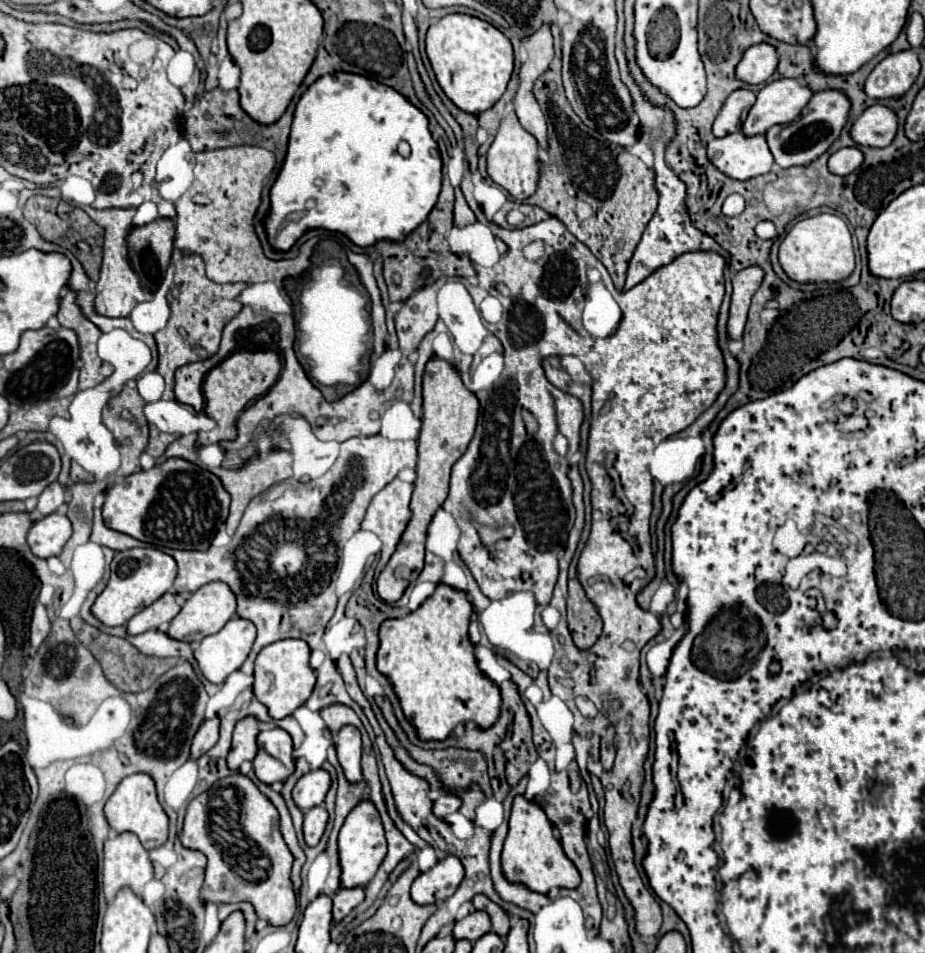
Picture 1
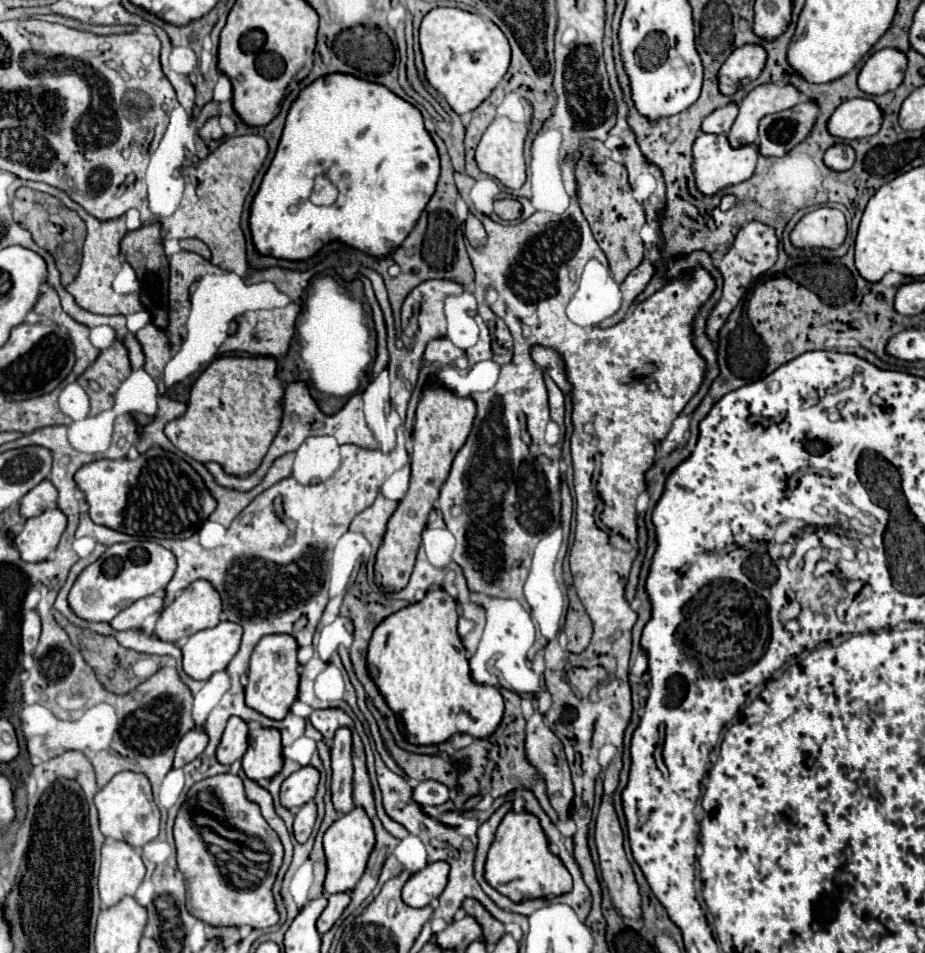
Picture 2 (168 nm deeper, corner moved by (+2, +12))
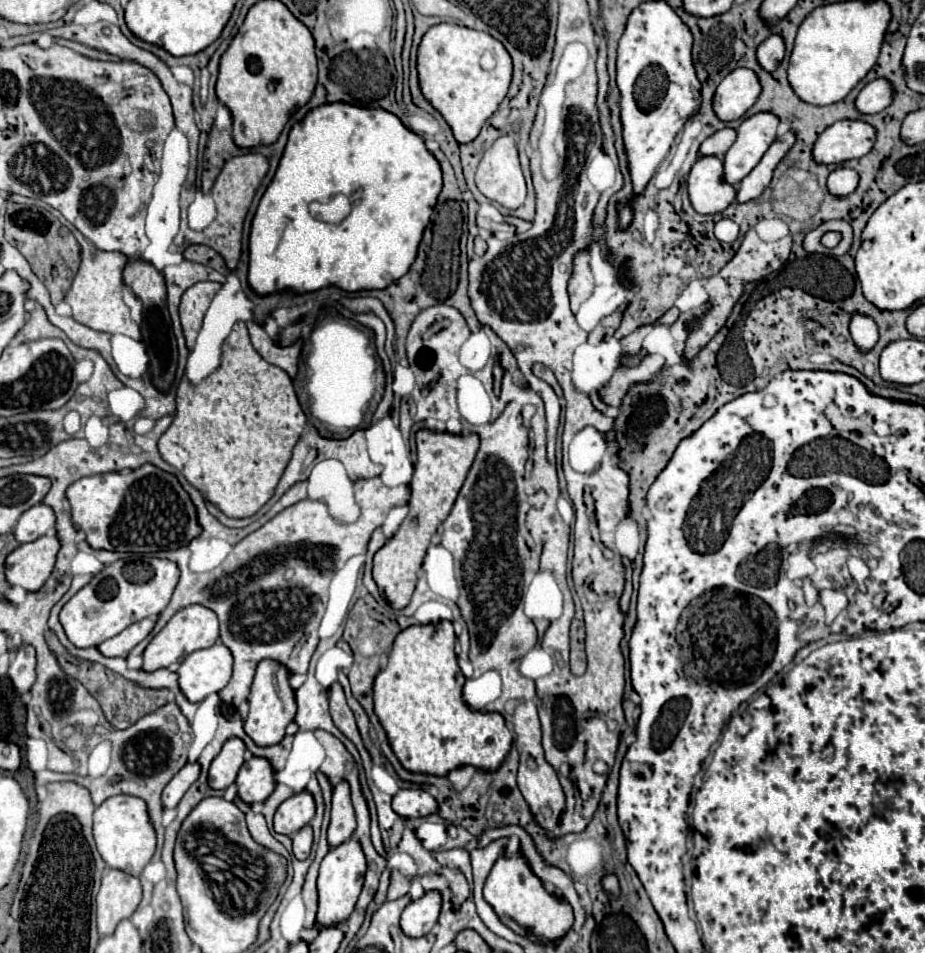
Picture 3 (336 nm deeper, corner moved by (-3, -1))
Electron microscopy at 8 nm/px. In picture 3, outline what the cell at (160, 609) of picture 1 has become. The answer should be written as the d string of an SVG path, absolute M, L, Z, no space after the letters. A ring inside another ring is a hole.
M142 619L126 627L120 635L110 637L104 643L100 643L98 649L106 657L126 657L152 629L154 629L154 619Z

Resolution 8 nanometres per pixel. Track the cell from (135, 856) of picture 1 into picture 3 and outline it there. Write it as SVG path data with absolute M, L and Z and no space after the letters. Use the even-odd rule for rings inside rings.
M108 869L102 877L102 887L96 897L98 931L100 935L114 933L122 919L132 917L142 899L142 883L120 869Z

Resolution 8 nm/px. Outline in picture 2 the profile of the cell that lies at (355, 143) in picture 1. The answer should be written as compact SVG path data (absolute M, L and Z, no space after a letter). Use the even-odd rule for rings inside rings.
M325 76L325 80L317 80L317 84L309 84L301 90L287 114L277 154L251 204L249 228L253 246L259 254L293 262L311 258L331 240L349 244L373 258L389 256L415 228L419 214L435 192L437 178L439 154L415 106L381 84L369 84L355 76ZM323 172L339 190L339 198L333 206L313 206L307 200L315 176Z

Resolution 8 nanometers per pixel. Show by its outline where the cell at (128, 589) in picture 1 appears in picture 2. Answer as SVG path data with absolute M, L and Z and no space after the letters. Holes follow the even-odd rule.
M152 538L131 540L131 542L125 542L125 544L113 544L103 552L103 556L99 556L91 566L87 566L77 576L73 588L71 588L69 596L67 596L67 602L69 602L71 610L73 610L73 614L79 616L81 620L87 620L87 622L111 622L121 610L125 610L127 606L131 606L139 598L145 598L145 596L151 596L151 594L163 590L169 584L169 580L173 578L175 566L177 564L173 560L173 552L159 546Z

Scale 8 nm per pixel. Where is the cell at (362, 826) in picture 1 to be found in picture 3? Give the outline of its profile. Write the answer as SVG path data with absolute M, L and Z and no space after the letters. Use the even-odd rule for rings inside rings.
M350 837L350 841L344 841L342 845L328 851L324 861L320 863L320 875L318 875L318 895L320 895L318 917L316 917L318 925L322 927L338 925L350 917L362 891L364 873L366 873L366 855L362 853L362 845L356 837Z

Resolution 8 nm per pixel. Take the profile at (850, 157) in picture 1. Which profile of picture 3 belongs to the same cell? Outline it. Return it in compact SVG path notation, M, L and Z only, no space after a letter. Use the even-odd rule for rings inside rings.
M838 167L836 171L830 173L828 177L828 191L834 195L848 195L858 187L858 173L854 173L854 169L848 167Z

